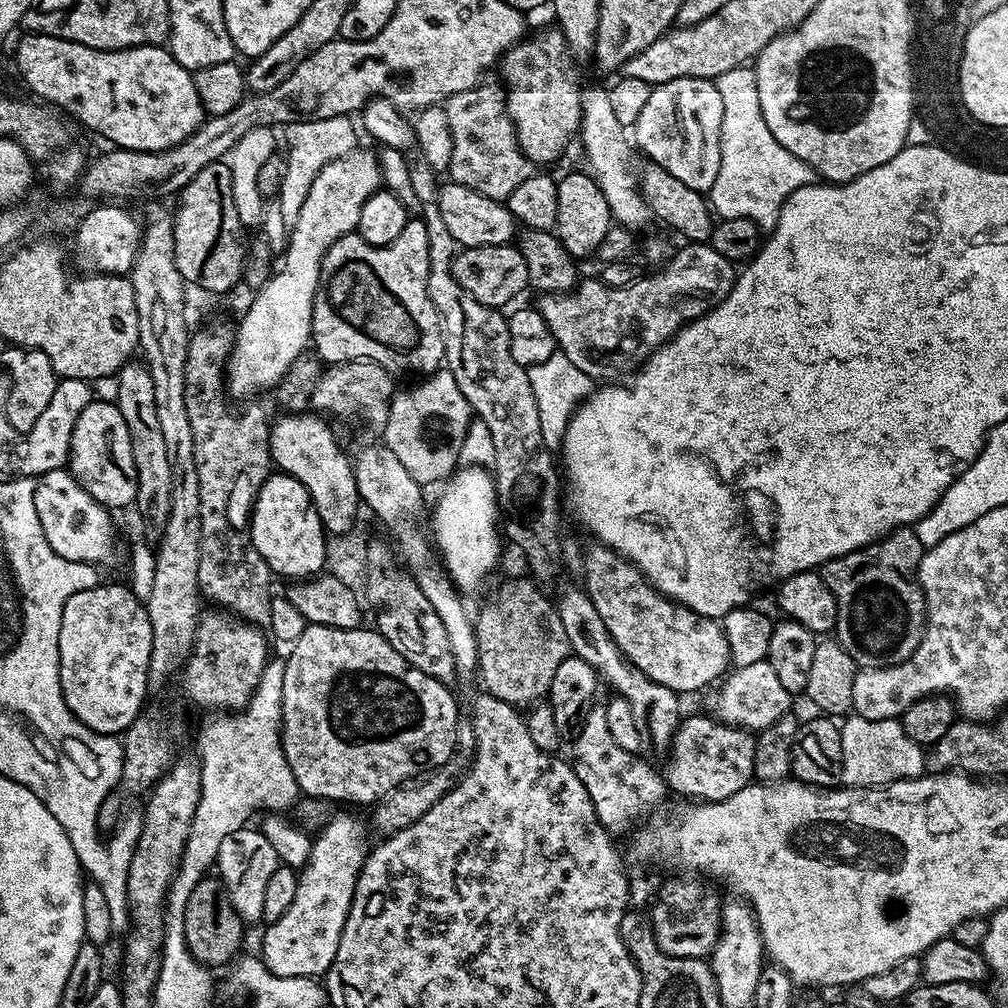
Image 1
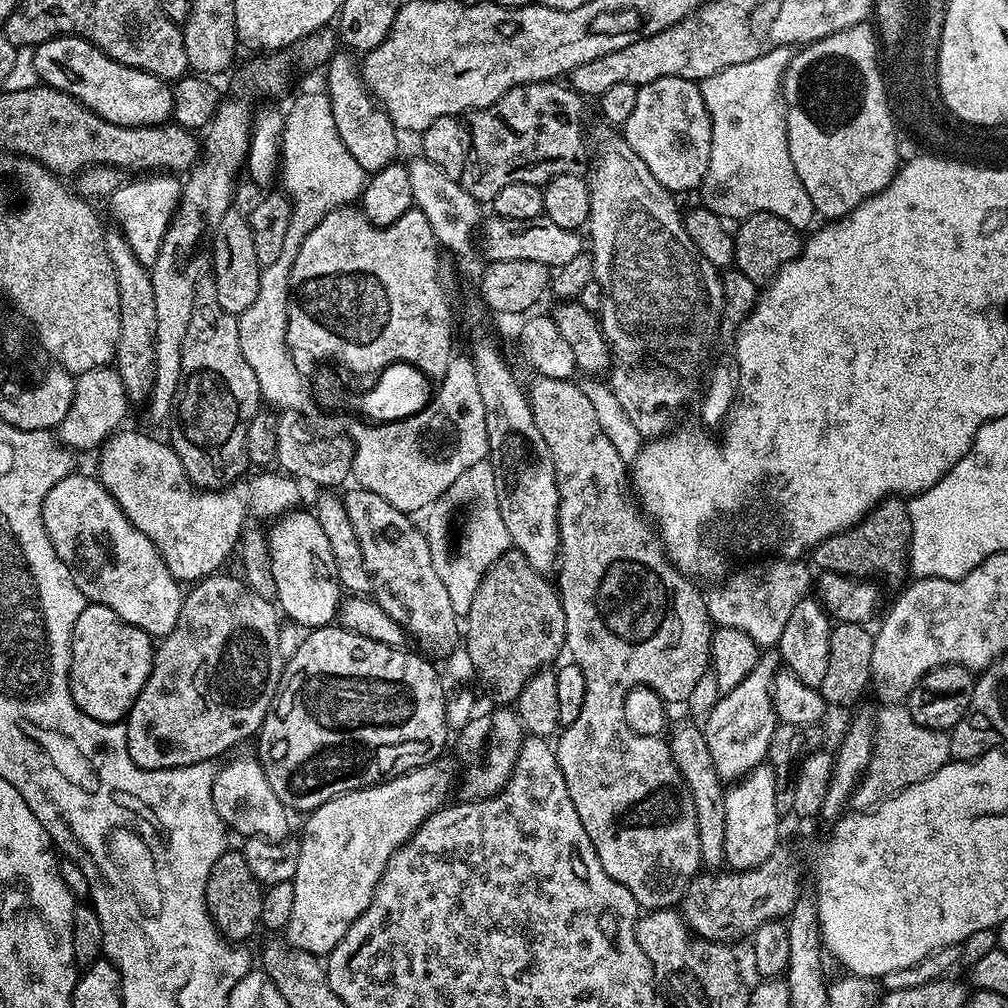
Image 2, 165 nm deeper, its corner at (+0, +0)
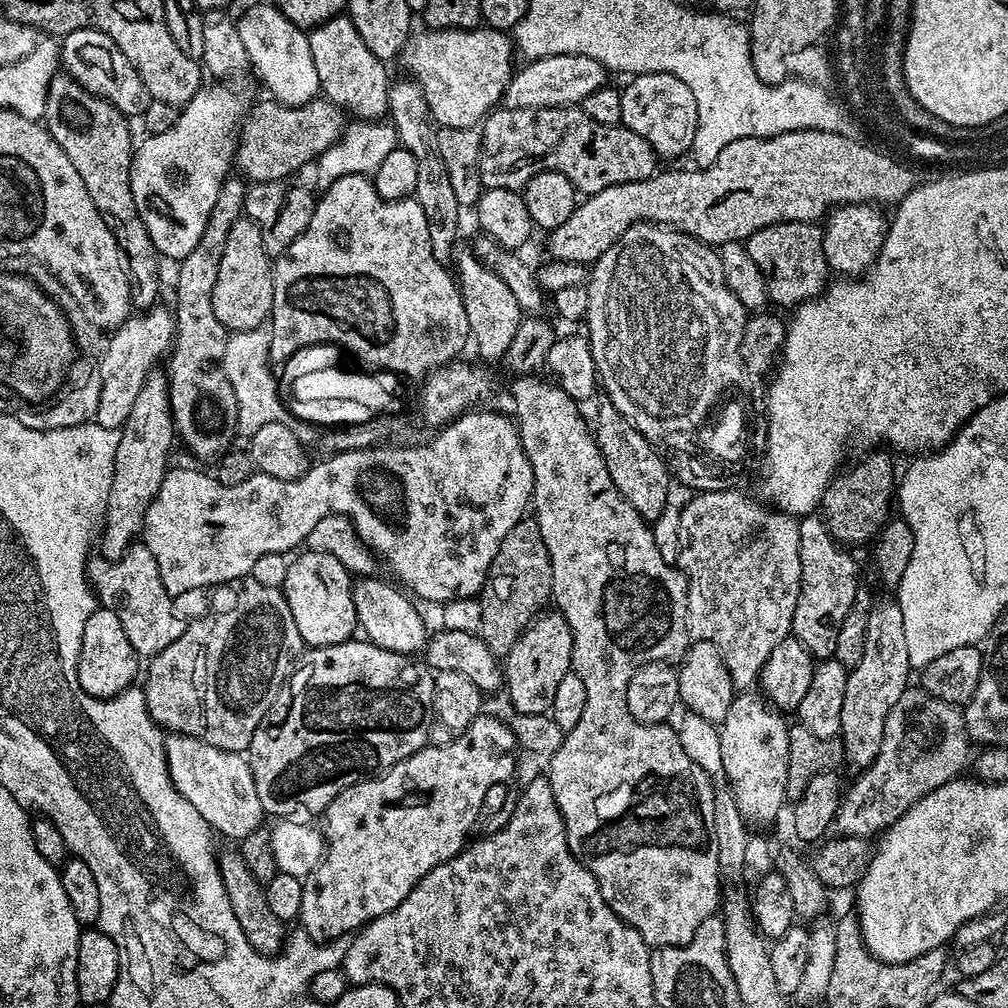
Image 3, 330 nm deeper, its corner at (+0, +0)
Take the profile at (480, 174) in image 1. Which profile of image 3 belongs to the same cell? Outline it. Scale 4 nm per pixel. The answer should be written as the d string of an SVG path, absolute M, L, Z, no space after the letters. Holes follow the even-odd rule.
M500 106L484 117L479 133L480 182L484 188L520 190L534 174L551 170L567 174L577 193L591 194L606 190L606 186L645 180L658 171L656 151L646 138L623 126L602 126L602 122L586 118L580 106Z

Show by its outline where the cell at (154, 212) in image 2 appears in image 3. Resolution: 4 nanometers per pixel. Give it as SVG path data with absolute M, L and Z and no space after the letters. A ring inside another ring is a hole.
M212 82L212 85L202 86L190 98L190 102L180 109L180 117L170 126L170 130L165 130L163 134L148 134L144 141L135 145L132 153L132 165L130 166L130 194L134 194L134 206L138 206L138 218L142 218L142 226L146 226L146 234L150 234L150 242L154 242L157 253L161 257L169 256L173 262L179 262L198 246L198 238L202 238L202 230L206 230L206 218L210 218L210 209L214 207L214 201L218 198L218 190L222 190L225 180L229 179L230 169L233 167L236 158L236 142L241 123L250 107L249 101L244 101L244 96L236 88L231 88L228 82Z

